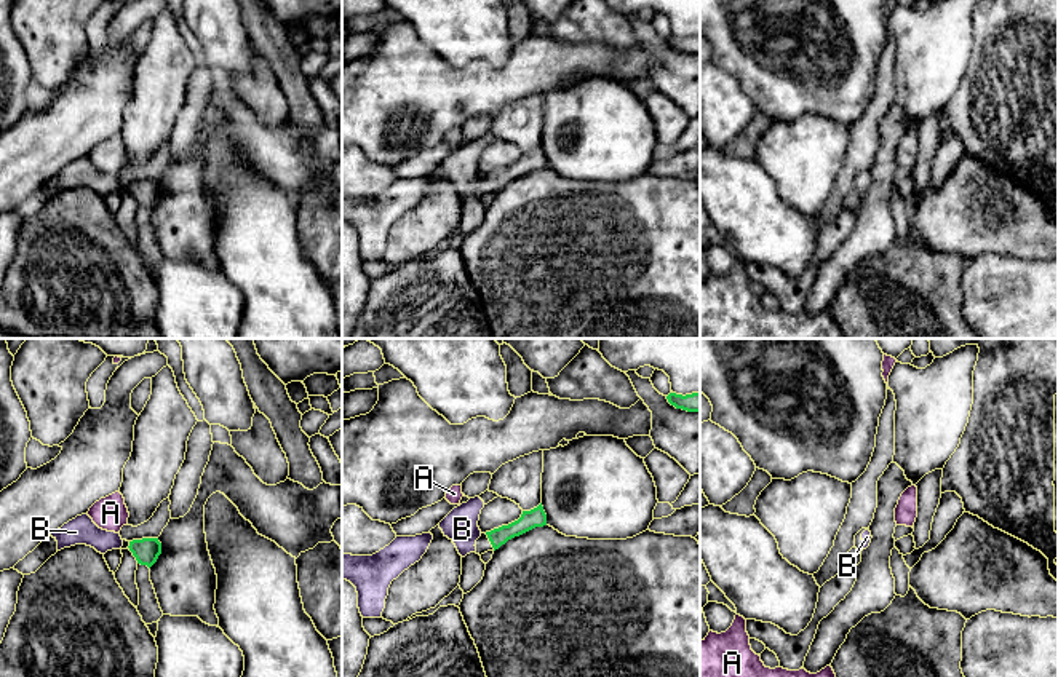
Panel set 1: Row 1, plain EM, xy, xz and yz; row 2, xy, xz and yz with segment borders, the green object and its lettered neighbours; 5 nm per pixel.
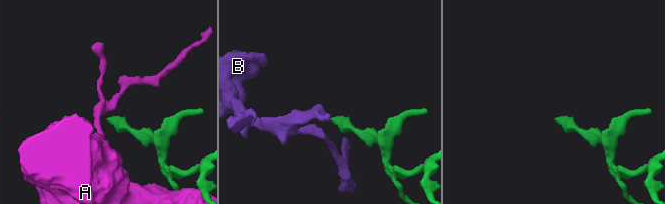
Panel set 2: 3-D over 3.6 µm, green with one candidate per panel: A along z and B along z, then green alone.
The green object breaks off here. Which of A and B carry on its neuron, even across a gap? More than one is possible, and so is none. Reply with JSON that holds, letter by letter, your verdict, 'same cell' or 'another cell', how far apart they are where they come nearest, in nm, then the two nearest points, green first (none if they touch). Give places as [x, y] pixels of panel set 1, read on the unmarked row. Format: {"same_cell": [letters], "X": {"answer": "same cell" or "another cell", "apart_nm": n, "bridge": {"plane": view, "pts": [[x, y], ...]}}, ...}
{"same_cell": ["B"], "A": {"answer": "another cell", "apart_nm": 70, "bridge": {"plane": "xy", "pts": [[130, 184], [119, 174]]}}, "B": {"answer": "same cell", "apart_nm": 30, "bridge": {"plane": "xz", "pts": [[486, 174], [480, 174]]}}}

